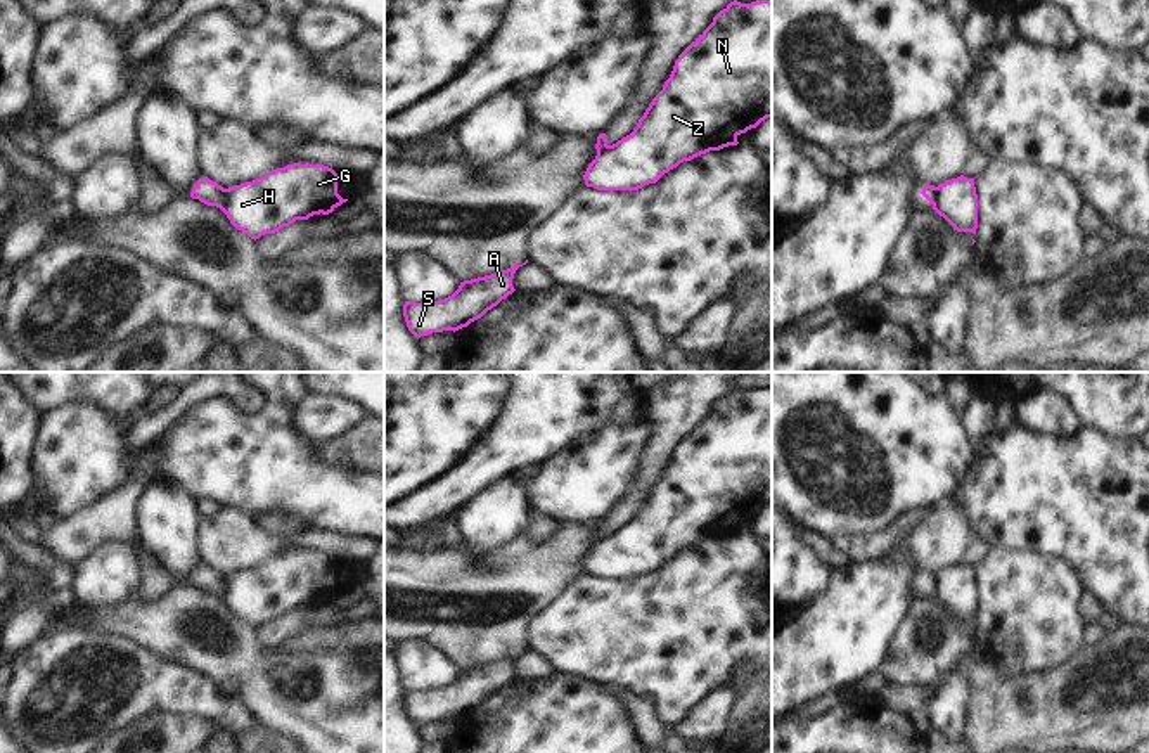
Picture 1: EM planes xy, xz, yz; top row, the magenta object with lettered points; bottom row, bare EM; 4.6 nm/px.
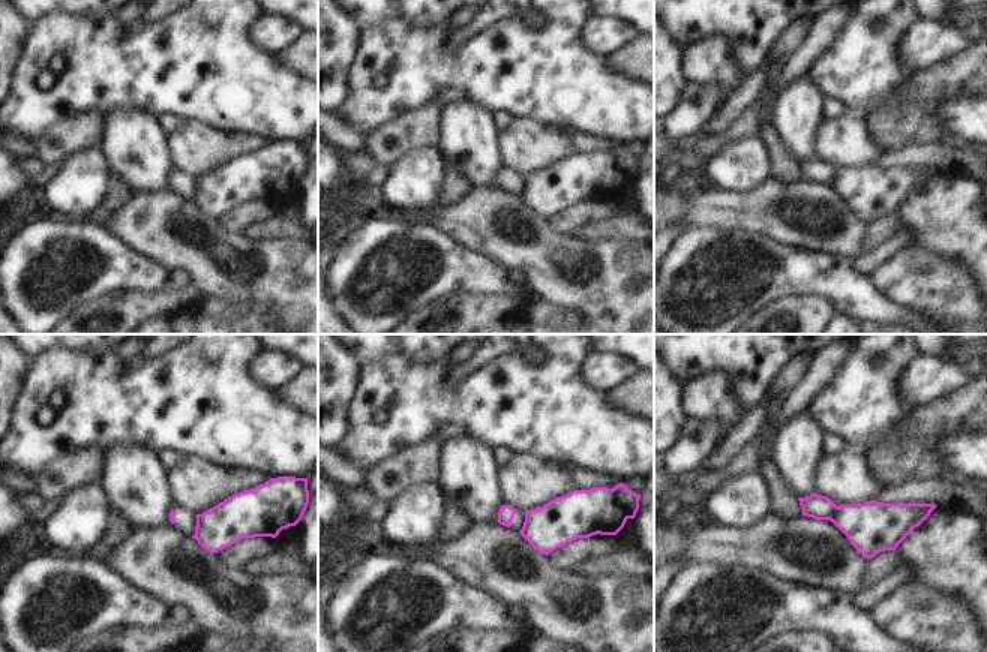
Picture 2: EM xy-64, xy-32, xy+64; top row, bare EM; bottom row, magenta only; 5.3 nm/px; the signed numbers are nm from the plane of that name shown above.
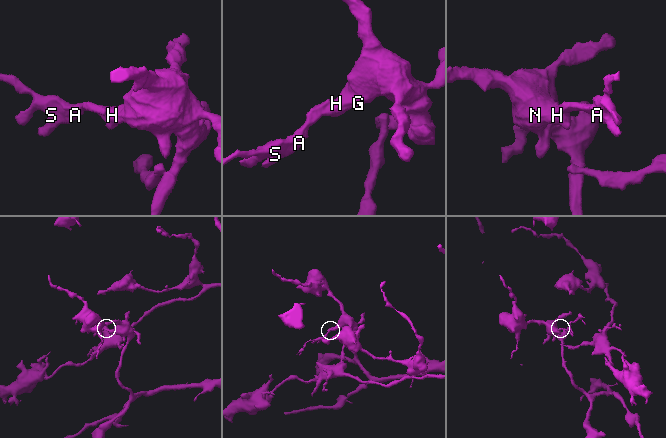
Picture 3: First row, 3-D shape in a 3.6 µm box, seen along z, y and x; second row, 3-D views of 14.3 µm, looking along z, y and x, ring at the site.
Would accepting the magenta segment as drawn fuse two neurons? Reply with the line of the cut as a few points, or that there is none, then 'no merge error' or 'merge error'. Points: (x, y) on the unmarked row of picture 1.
cut in xy along (224, 577), (222, 589), (217, 594); merge error

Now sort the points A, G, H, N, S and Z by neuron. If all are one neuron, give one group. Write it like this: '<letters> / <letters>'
A S / G H N Z

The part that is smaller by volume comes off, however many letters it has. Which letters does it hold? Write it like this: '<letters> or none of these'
A, S

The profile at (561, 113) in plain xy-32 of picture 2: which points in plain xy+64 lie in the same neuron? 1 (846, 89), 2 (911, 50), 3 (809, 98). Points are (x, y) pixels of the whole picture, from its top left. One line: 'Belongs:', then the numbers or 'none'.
Belongs: 1

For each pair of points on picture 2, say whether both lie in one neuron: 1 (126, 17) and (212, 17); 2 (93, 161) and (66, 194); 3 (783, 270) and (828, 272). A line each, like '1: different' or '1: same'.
1: different
2: same
3: same

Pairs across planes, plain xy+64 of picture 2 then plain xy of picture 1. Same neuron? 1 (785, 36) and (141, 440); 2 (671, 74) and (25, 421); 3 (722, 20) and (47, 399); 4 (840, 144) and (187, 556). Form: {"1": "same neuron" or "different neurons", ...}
{"1": "different neurons", "2": "same neuron", "3": "same neuron", "4": "different neurons"}

